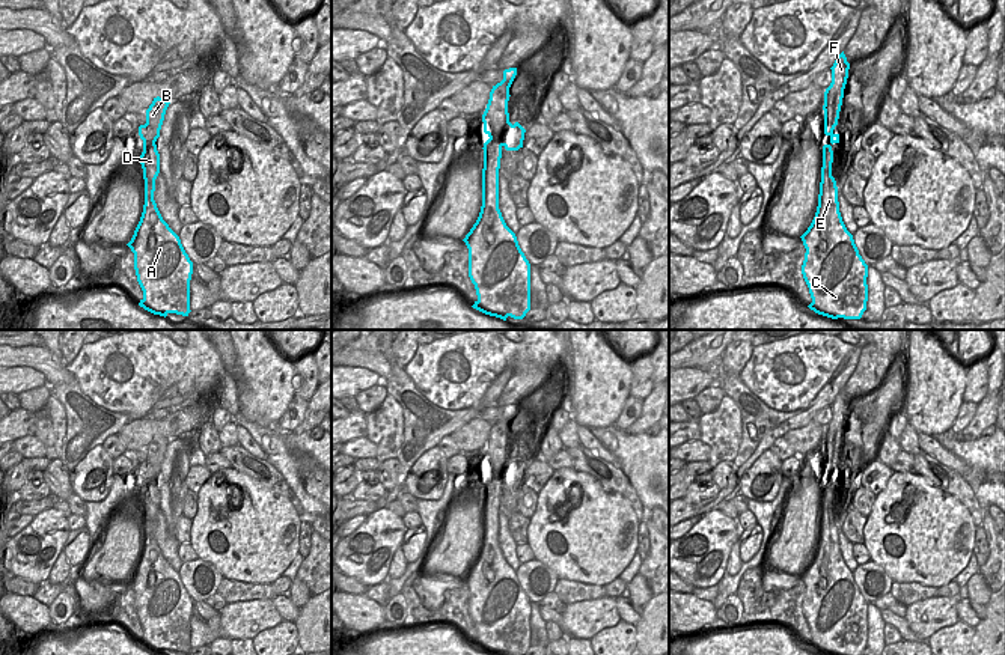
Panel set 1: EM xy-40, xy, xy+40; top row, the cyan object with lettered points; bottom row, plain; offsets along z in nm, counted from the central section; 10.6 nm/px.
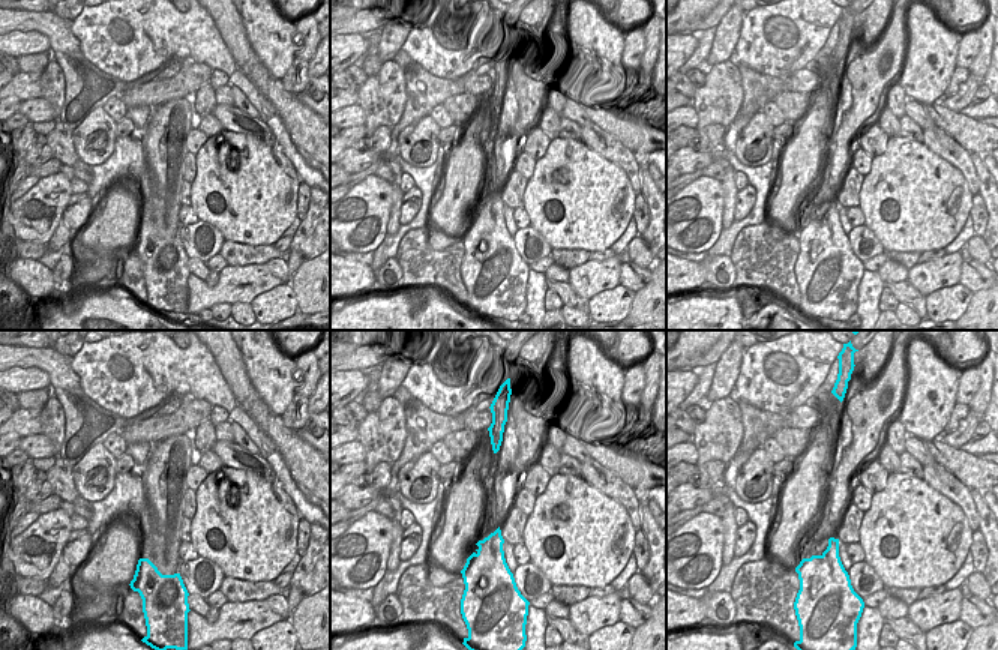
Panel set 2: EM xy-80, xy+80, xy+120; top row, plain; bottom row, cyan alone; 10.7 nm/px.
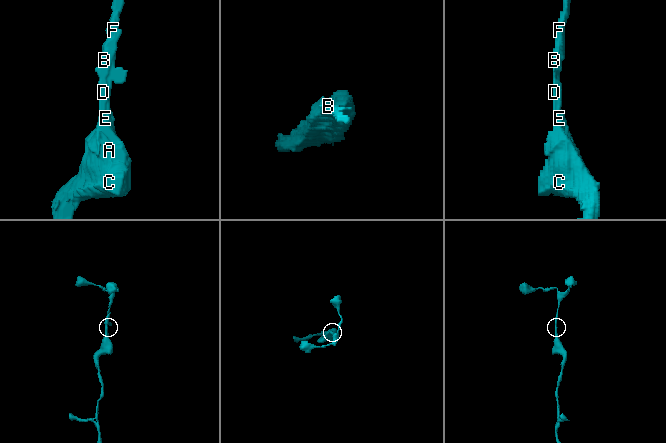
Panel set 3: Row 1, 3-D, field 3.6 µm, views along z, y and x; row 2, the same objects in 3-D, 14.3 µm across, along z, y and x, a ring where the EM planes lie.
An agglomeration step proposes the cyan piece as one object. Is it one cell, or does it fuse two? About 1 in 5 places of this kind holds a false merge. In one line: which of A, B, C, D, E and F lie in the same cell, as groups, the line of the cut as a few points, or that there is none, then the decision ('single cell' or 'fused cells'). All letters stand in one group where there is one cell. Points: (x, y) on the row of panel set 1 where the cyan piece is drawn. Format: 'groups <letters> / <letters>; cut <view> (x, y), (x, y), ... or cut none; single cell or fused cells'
groups A B C D E F; cut none; single cell

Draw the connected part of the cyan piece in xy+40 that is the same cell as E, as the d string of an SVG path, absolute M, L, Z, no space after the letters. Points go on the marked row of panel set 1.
M844 51L836 57L830 69L832 83L824 92L823 105L824 134L830 137L830 143L823 146L823 167L817 212L808 230L800 236L806 248L802 274L812 298L812 303L808 306L811 310L832 319L860 319L866 310L868 301L868 265L859 254L853 235L847 230L842 221L838 202L838 187L835 178L832 176L832 145L839 143L839 134L835 134L833 129L838 125L850 69L850 63L847 62Z

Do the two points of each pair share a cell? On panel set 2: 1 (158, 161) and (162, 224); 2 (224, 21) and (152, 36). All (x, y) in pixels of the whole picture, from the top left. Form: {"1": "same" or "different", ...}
{"1": "same", "2": "different"}

